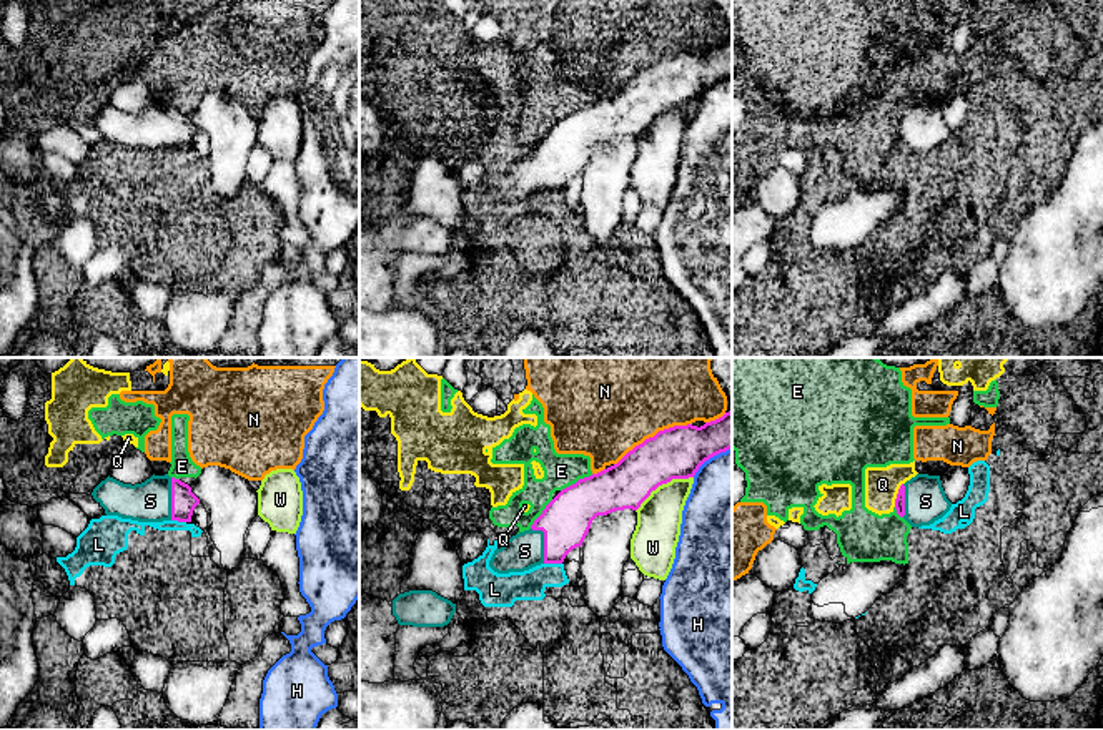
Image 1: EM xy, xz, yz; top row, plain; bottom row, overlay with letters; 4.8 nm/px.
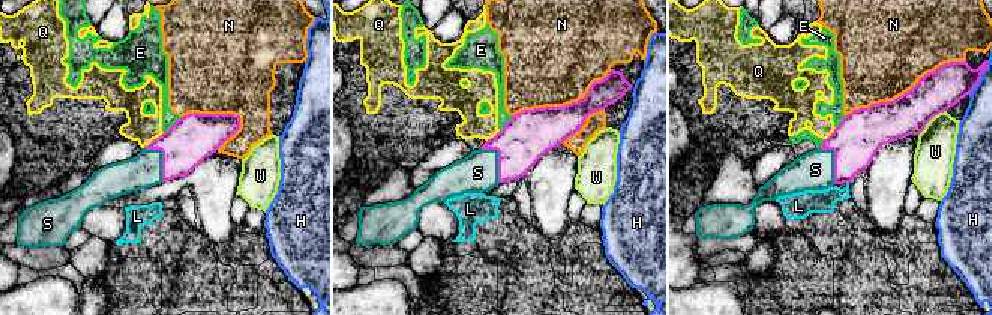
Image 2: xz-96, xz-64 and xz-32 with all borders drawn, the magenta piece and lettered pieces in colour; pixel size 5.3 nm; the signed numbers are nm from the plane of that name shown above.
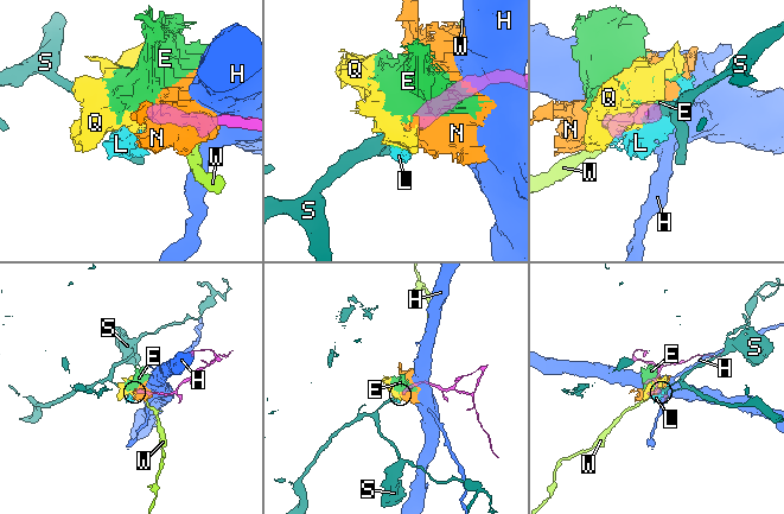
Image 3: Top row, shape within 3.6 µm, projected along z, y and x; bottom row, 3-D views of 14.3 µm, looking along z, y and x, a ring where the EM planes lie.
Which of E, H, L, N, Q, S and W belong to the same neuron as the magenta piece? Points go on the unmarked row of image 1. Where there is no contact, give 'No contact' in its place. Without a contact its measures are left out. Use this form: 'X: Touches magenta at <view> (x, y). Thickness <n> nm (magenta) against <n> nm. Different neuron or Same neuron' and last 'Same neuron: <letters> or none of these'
E: Touches magenta at xz (578, 108). Thickness 240 nm (magenta) against 160 nm. Different neuron
H: Touches magenta at xz (711, 83). Thickness 260 nm (magenta) against 420 nm. Different neuron
L: Touches magenta at xz (553, 190). Thickness 240 nm (magenta) against 140 nm. Different neuron
N: Touches magenta at xz (654, 64). Thickness 260 nm (magenta) against 400 nm. Different neuron
Q: Touches magenta at yz (897, 122). Thickness 50 nm (magenta) against 170 nm. Different neuron
S: Touches magenta at xz (544, 170). Thickness 240 nm (magenta) against 180 nm. Same neuron
W: Touches magenta at xz (662, 110). Thickness 260 nm (magenta) against 220 nm. Different neuron
Same neuron: S

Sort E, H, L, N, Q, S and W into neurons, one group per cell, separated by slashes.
E L N Q / H / S / W

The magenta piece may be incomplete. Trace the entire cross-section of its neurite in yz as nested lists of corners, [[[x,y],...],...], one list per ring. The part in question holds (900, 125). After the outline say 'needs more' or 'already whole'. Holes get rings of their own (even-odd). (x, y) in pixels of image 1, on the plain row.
[[[917,101],[900,113],[895,136],[912,155],[930,153],[952,135],[940,103]]]; needs more

